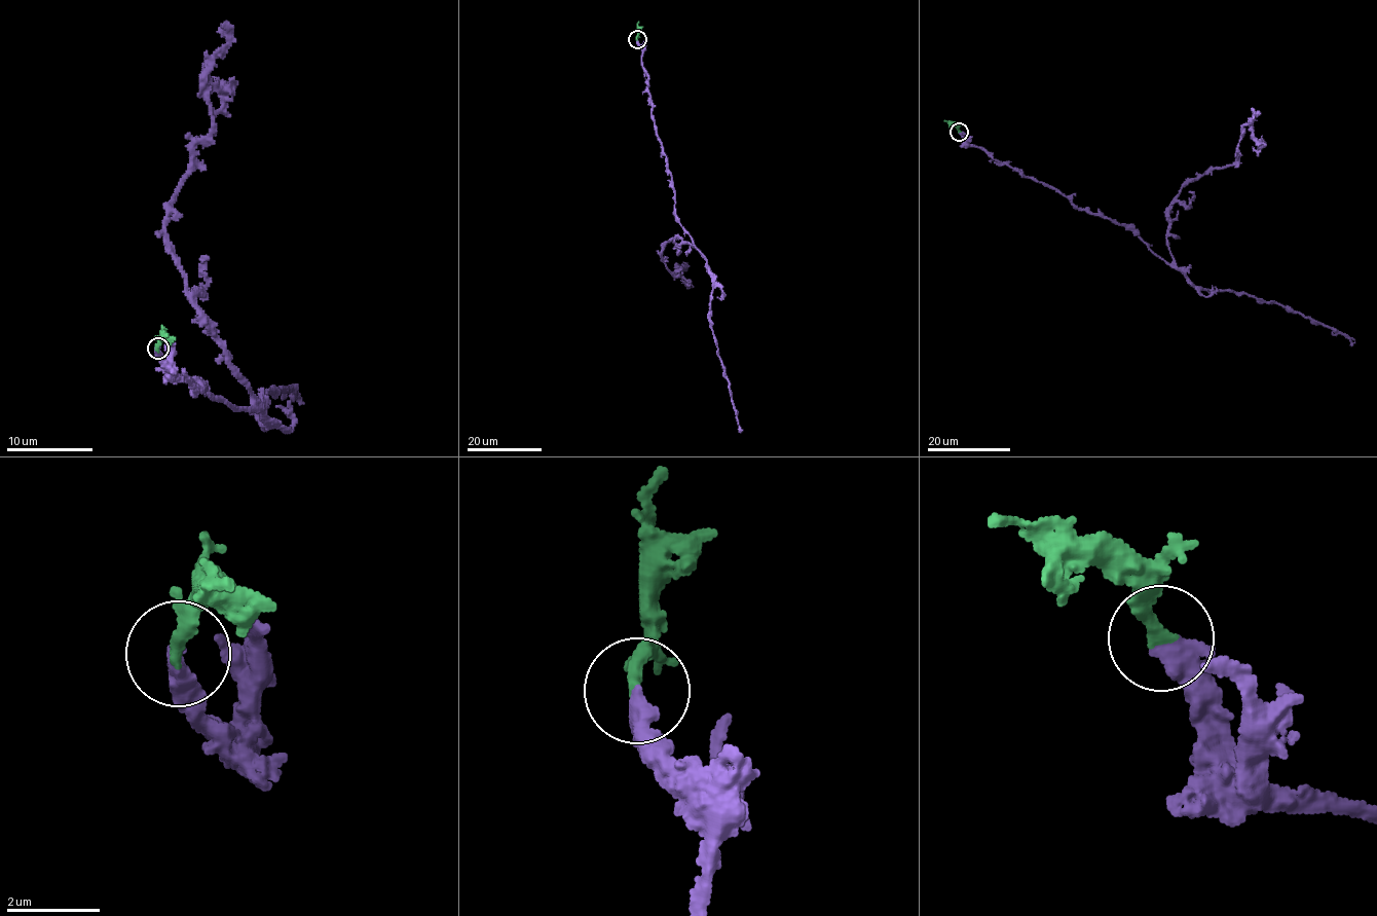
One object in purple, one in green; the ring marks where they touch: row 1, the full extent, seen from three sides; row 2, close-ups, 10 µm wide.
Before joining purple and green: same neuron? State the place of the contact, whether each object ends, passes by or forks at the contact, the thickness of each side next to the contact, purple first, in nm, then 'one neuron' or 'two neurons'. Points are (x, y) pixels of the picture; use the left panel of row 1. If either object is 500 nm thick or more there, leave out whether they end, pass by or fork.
place (157, 349); purple ends; green ends; calibres 440 and 320 nm; one neuron

